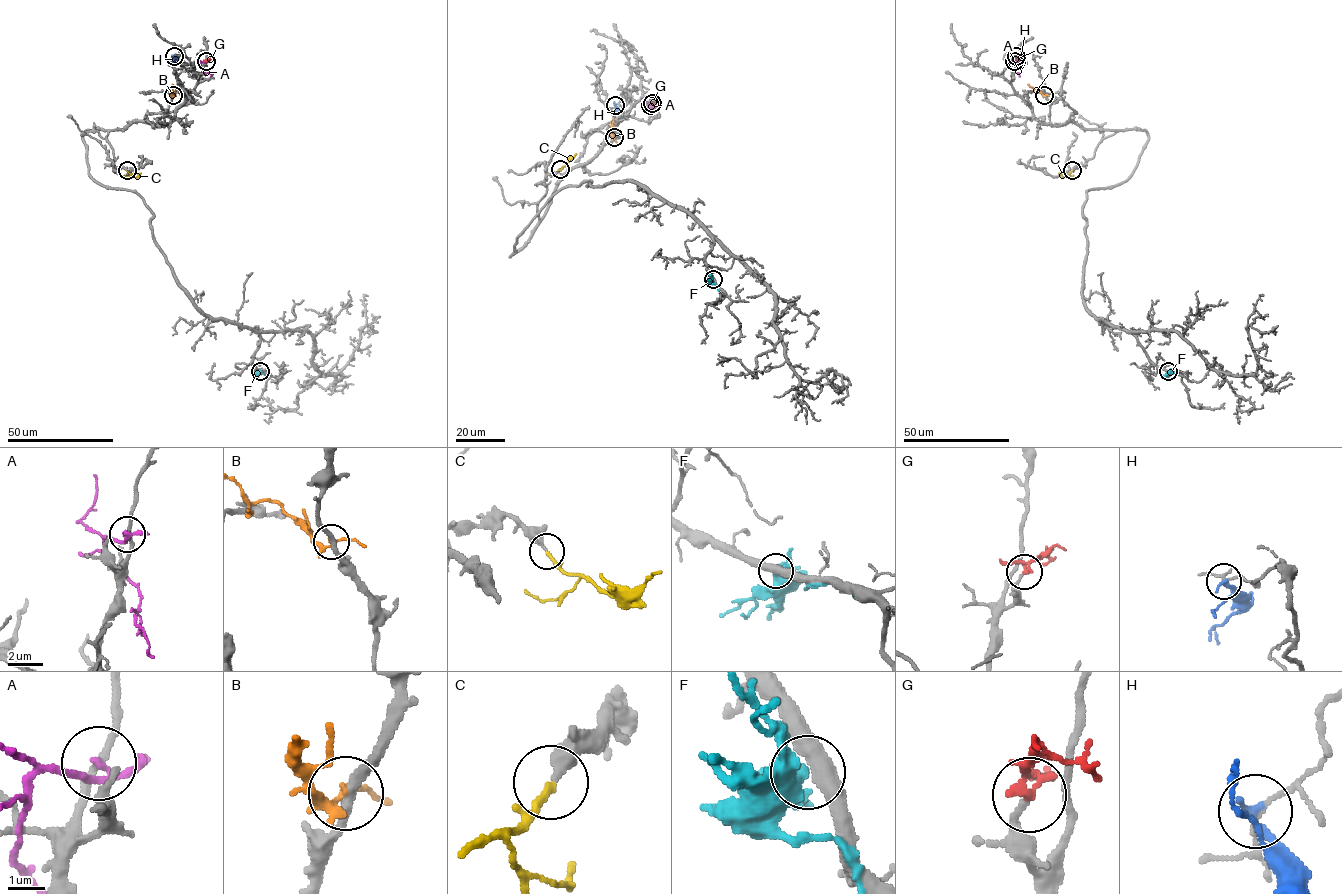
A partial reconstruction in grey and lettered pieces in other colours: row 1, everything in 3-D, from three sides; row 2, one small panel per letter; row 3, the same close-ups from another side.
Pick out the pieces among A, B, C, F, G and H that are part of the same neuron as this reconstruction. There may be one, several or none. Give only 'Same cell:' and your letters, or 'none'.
Same cell: C

